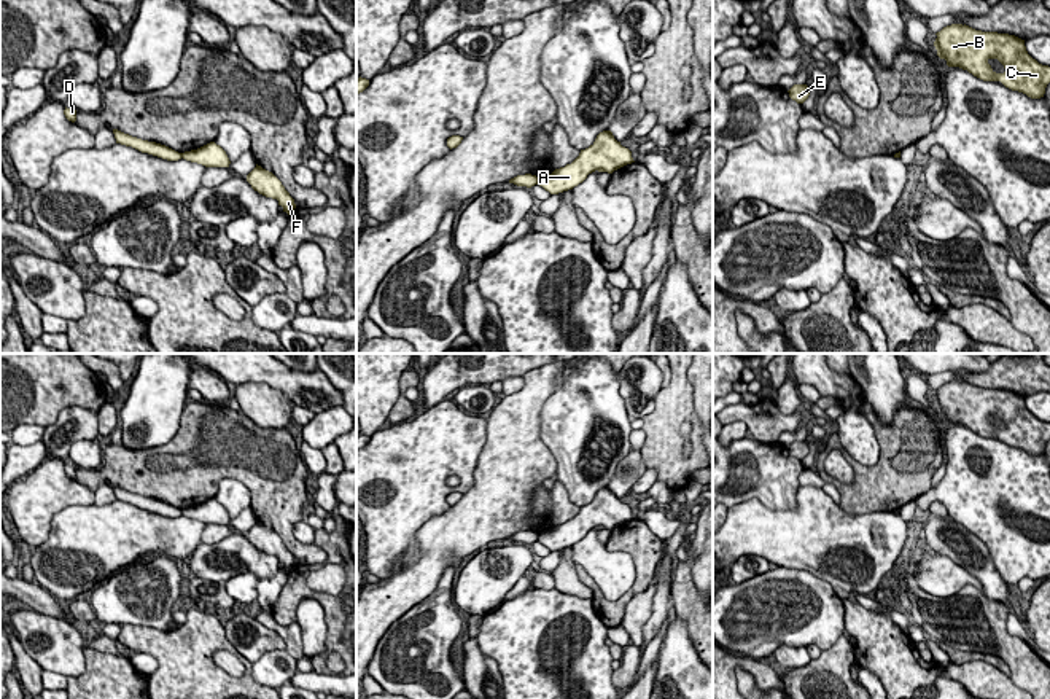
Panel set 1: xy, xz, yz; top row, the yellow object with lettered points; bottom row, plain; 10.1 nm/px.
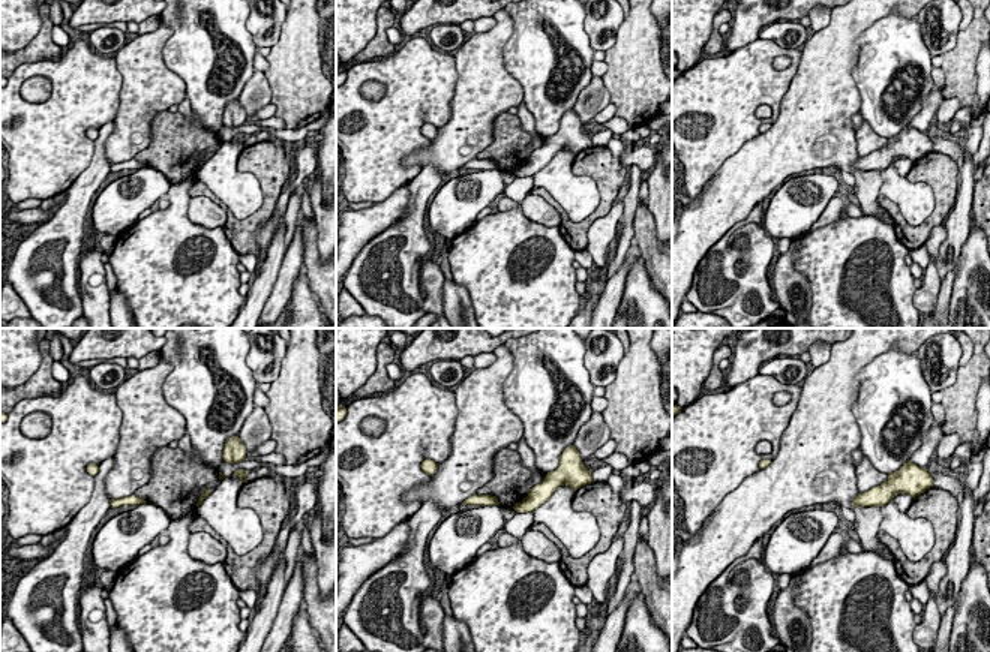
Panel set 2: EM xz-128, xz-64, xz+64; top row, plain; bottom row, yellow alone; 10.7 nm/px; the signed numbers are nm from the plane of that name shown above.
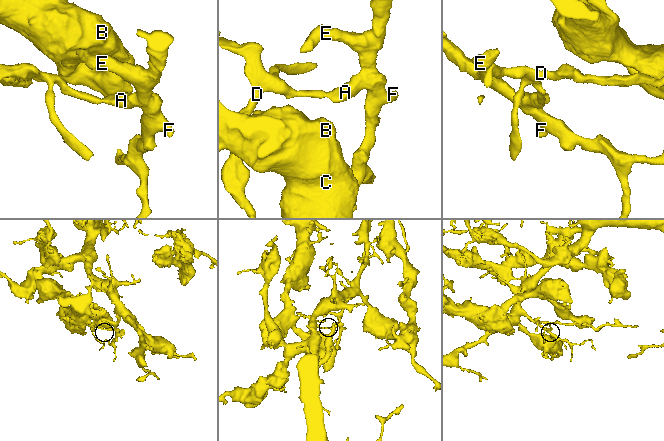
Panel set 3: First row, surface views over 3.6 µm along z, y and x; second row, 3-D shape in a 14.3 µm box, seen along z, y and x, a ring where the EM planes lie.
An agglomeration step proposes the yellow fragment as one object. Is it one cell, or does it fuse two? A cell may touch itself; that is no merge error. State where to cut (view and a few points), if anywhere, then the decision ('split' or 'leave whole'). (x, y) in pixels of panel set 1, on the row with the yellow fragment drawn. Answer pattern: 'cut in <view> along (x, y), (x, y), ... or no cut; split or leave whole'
cut in xz along (536, 179), (538, 183); split

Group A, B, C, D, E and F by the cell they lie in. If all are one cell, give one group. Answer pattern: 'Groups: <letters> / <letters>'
Groups: A B C E F / D

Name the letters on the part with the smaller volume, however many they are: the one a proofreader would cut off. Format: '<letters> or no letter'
D

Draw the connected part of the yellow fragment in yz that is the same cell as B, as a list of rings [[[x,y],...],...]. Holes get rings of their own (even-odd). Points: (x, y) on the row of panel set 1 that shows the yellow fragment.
[[[951,24],[935,33],[937,56],[948,67],[959,67],[983,81],[1001,81],[1005,88],[1040,99],[1050,83],[1050,67],[1032,59],[1025,40],[998,32],[982,32],[969,25]],[[998,59],[1005,72],[996,73],[988,64]]]

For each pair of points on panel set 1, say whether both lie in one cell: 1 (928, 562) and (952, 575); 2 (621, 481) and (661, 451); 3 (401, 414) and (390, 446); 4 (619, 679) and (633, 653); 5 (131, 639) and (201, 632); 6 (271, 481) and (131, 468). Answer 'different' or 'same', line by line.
1: same
2: different
3: different
4: same
5: same
6: same

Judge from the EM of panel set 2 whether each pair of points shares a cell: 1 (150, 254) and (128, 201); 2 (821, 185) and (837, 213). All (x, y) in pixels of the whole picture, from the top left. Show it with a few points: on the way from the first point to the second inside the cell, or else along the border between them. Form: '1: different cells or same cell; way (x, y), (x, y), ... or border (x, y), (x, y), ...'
1: different cells; border (138, 219), (116, 236)
2: different cells; border (836, 194), (810, 228)

